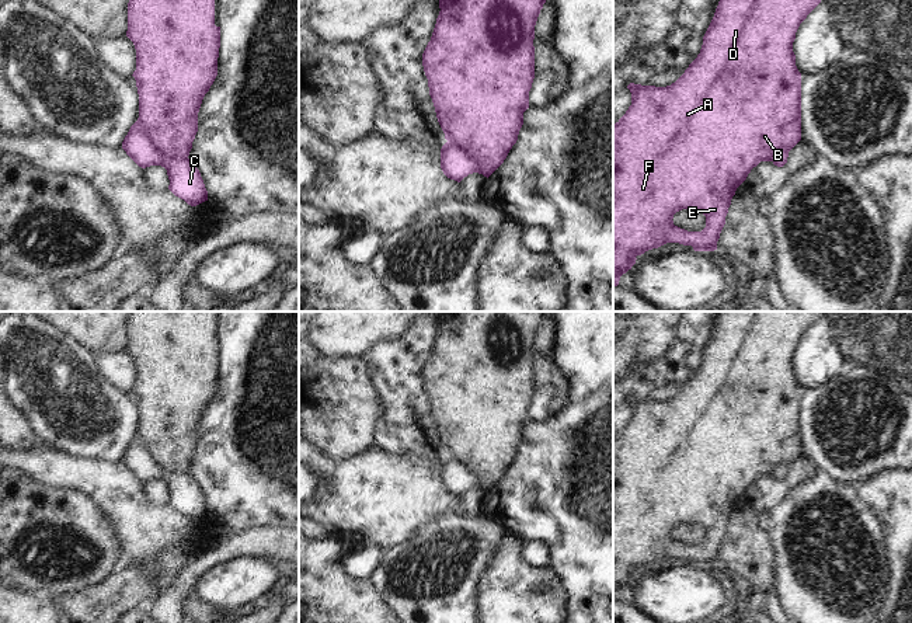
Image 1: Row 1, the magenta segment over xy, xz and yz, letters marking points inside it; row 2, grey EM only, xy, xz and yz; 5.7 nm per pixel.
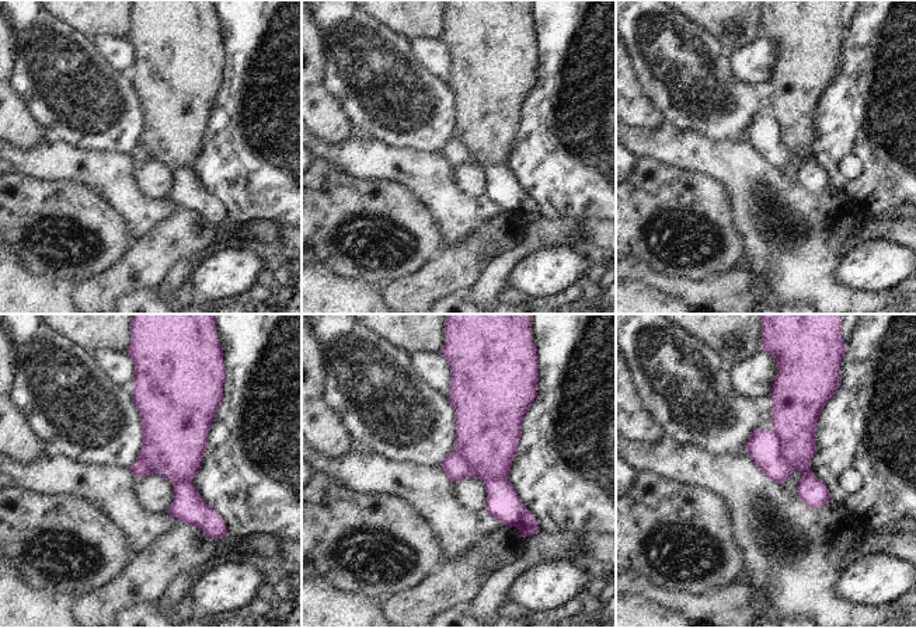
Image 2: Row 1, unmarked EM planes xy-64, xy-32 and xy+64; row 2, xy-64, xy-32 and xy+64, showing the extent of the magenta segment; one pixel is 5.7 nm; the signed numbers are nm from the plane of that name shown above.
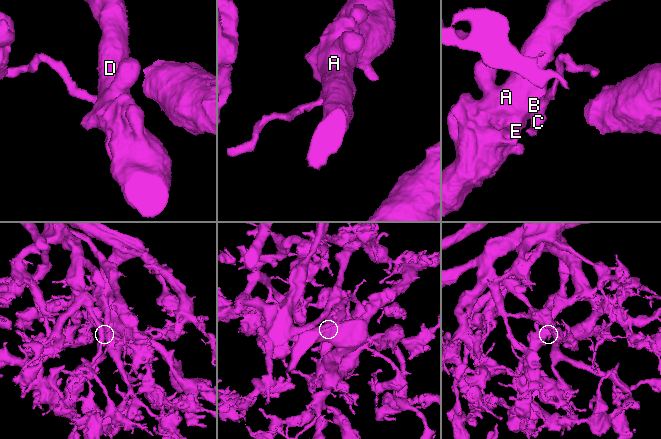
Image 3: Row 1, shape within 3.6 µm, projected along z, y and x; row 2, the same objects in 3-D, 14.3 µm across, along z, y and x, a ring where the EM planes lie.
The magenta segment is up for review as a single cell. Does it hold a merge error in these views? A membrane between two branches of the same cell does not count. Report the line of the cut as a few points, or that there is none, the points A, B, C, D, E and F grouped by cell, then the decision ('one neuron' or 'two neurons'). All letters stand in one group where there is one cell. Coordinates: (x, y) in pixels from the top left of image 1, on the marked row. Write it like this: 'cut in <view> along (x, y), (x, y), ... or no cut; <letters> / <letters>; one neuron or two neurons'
cut in xy along (138, 118), (149, 141), (162, 153), (187, 159); A B D E F / C; two neurons

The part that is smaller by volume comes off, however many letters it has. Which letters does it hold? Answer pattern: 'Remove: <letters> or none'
Remove: C

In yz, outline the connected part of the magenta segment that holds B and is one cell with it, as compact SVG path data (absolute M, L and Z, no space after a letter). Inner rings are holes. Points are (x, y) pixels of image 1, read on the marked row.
M720 0L714 17L703 36L697 58L685 73L671 86L655 87L630 83L631 105L626 114L613 123L613 285L636 264L636 257L666 243L692 246L695 251L714 251L725 216L737 188L760 161L773 161L774 154L784 149L790 152L801 140L801 73L796 66L793 42L800 24L821 3L821 0ZM682 209L699 209L706 216L702 232L688 232L673 225L673 215Z

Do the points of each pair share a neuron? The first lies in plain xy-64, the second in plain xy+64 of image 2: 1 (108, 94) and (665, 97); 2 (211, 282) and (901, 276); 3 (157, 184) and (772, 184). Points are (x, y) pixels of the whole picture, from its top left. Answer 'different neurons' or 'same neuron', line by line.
1: same neuron
2: same neuron
3: different neurons

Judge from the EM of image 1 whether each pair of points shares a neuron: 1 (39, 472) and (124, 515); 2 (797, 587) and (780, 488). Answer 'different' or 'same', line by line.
1: same
2: different

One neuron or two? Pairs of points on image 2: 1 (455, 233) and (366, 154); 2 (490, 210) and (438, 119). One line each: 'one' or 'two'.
1: one
2: two

